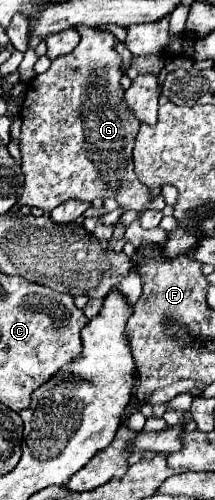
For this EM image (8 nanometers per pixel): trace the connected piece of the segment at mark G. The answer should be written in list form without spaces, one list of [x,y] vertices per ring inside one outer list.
[[[77,27],[77,31],[81,35],[81,43],[69,55],[57,57],[51,67],[37,75],[27,87],[21,107],[21,169],[25,185],[17,205],[39,207],[45,213],[51,213],[69,199],[81,199],[87,203],[95,199],[115,199],[121,209],[143,215],[151,203],[151,193],[133,173],[131,153],[135,135],[139,133],[139,121],[123,101],[123,89],[119,85],[123,71],[119,67],[121,57],[113,49],[115,37],[113,33],[99,31],[95,27]]]

